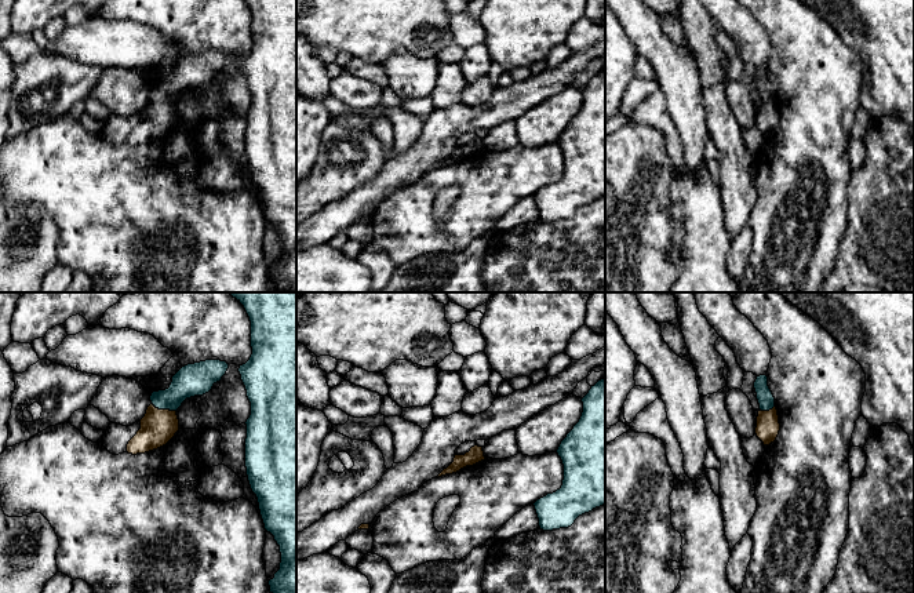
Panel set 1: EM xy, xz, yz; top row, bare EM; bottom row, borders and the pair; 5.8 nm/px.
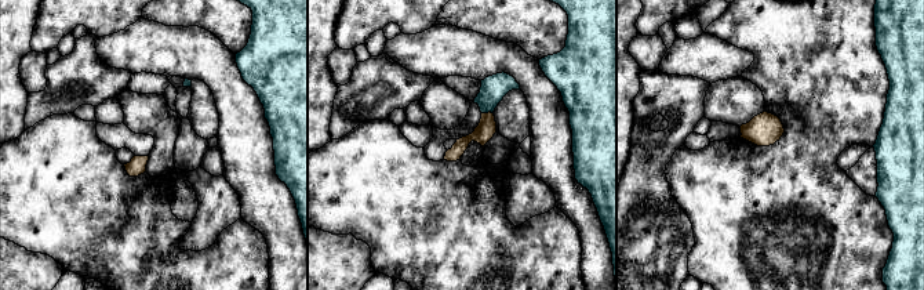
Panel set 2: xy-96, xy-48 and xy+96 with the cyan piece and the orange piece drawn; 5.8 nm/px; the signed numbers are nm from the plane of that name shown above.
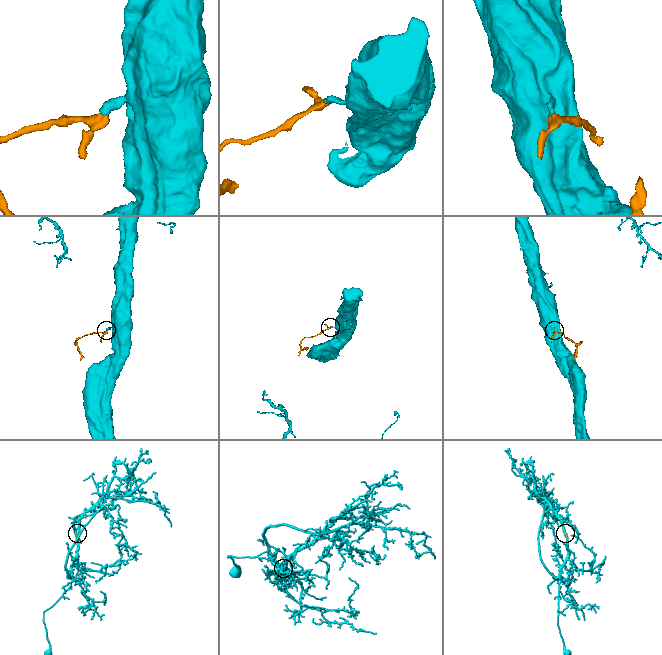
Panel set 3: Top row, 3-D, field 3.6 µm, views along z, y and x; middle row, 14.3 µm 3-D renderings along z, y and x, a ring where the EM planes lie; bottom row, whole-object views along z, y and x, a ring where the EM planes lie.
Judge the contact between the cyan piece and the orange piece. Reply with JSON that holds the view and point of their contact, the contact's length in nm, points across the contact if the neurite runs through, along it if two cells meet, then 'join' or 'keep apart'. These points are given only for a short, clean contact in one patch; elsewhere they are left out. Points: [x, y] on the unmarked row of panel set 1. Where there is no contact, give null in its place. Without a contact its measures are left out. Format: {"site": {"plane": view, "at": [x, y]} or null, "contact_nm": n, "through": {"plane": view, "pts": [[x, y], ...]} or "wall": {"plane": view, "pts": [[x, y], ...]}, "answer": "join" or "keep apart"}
{"site": {"plane": "xy", "at": [164, 99]}, "contact_nm": 150, "wall": {"plane": "xy", "pts": [[152, 94], [159, 99], [175, 102]]}, "answer": "keep apart"}

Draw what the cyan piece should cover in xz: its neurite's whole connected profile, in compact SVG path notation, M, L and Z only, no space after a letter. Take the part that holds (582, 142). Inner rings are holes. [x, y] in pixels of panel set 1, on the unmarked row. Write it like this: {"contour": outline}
{"contour": "M605 69L591 77L582 94L579 113L557 141L564 156L562 177L534 194L543 222L568 219L579 207L605 196Z"}

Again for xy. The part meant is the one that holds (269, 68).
{"contour": "M245 0L251 12L250 51L238 63L251 94L245 159L265 221L280 237L281 254L269 272L278 292L296 292L296 0Z"}

